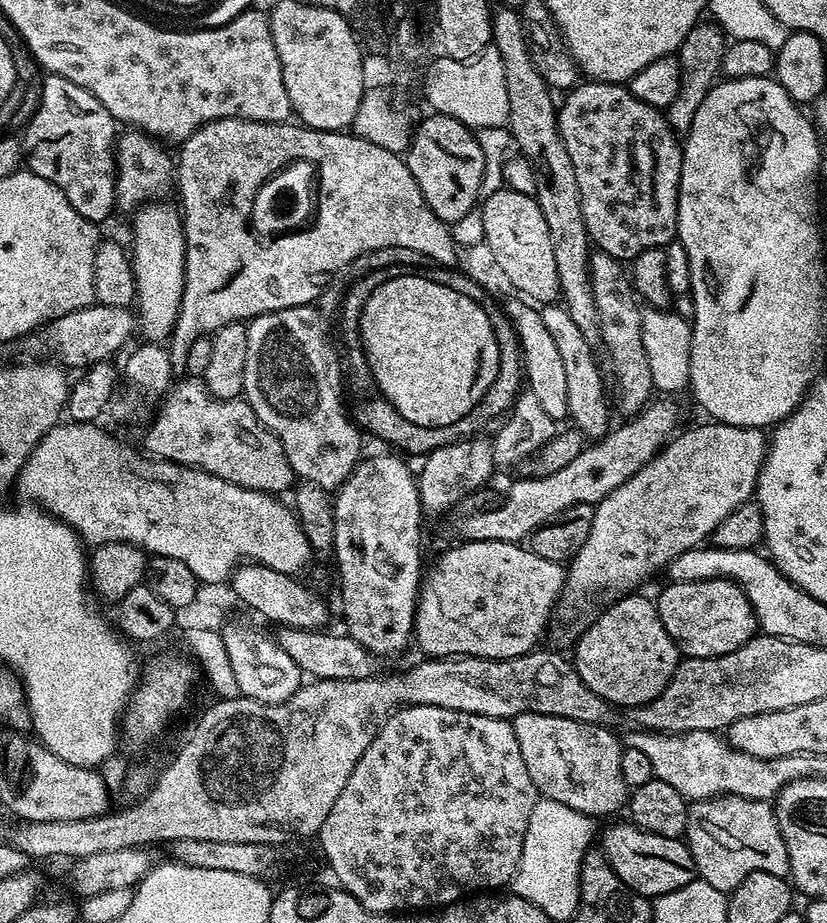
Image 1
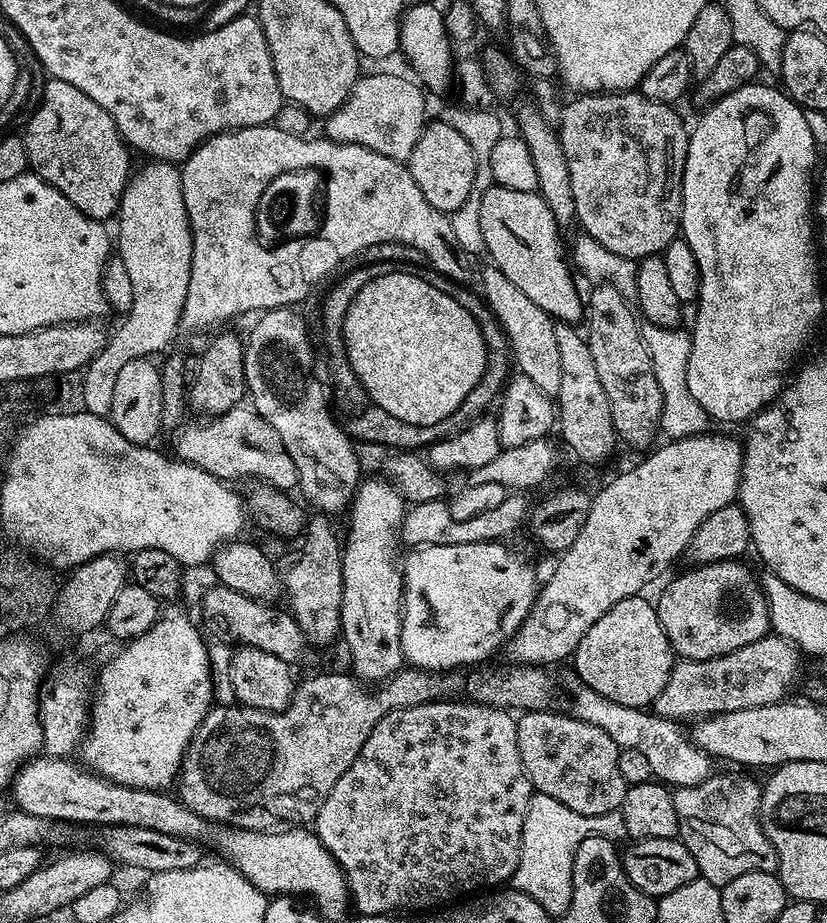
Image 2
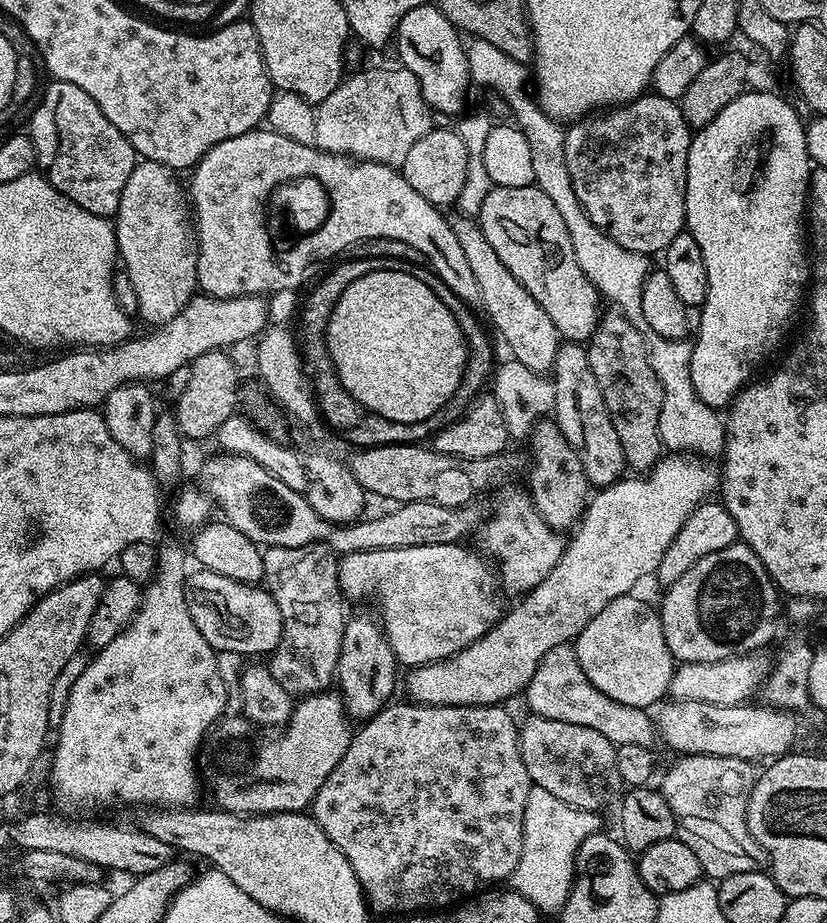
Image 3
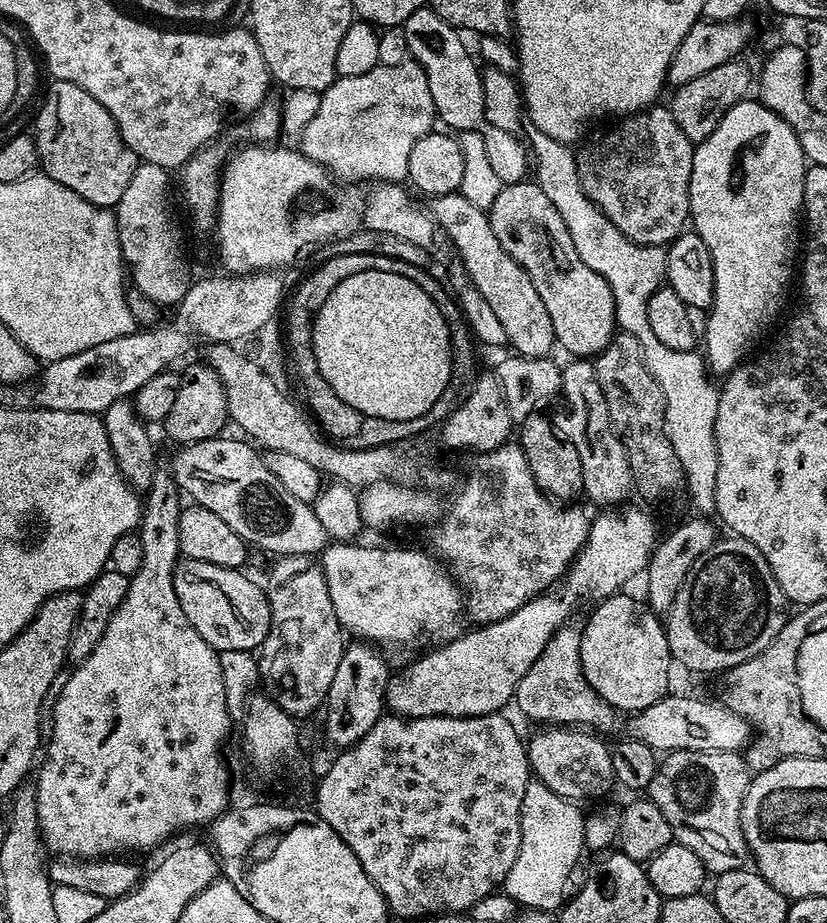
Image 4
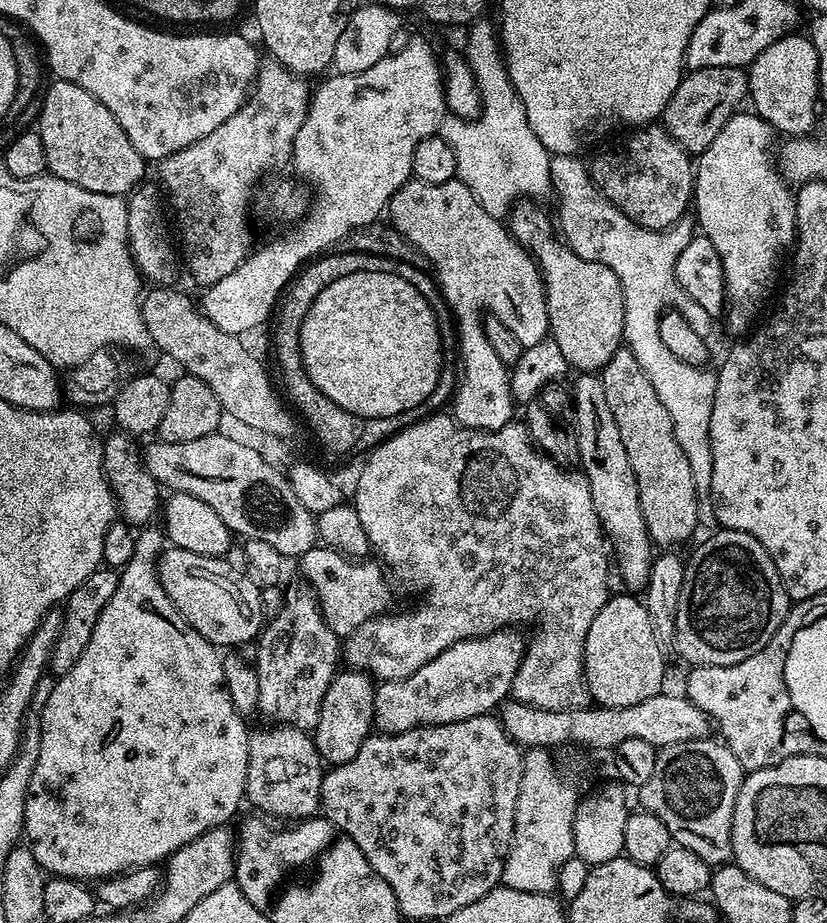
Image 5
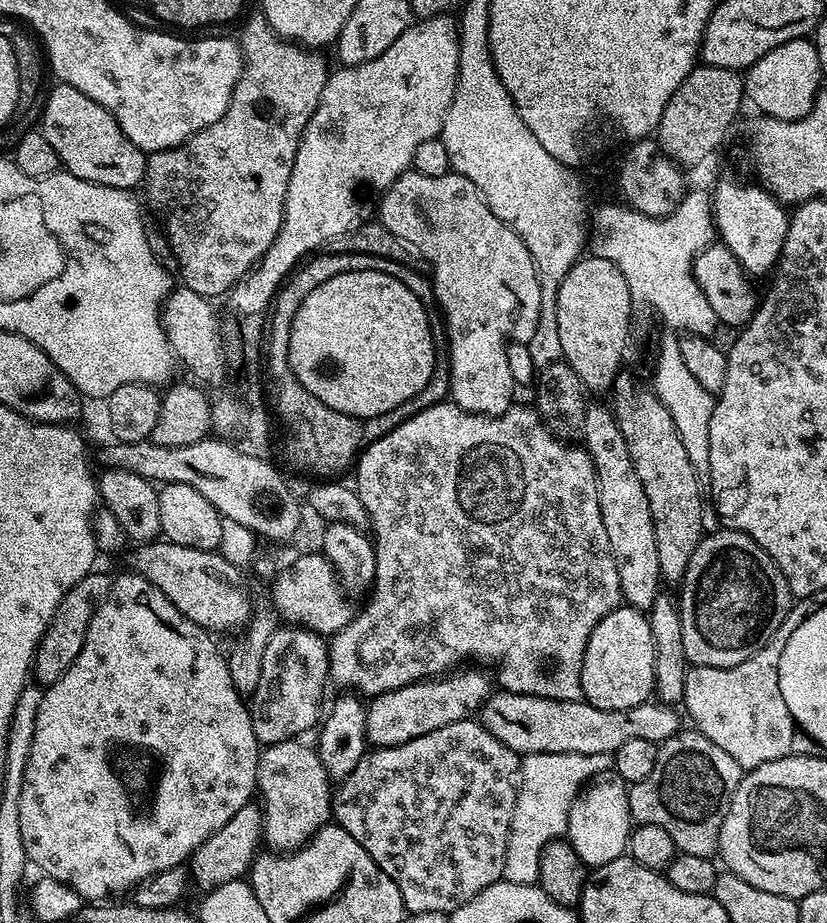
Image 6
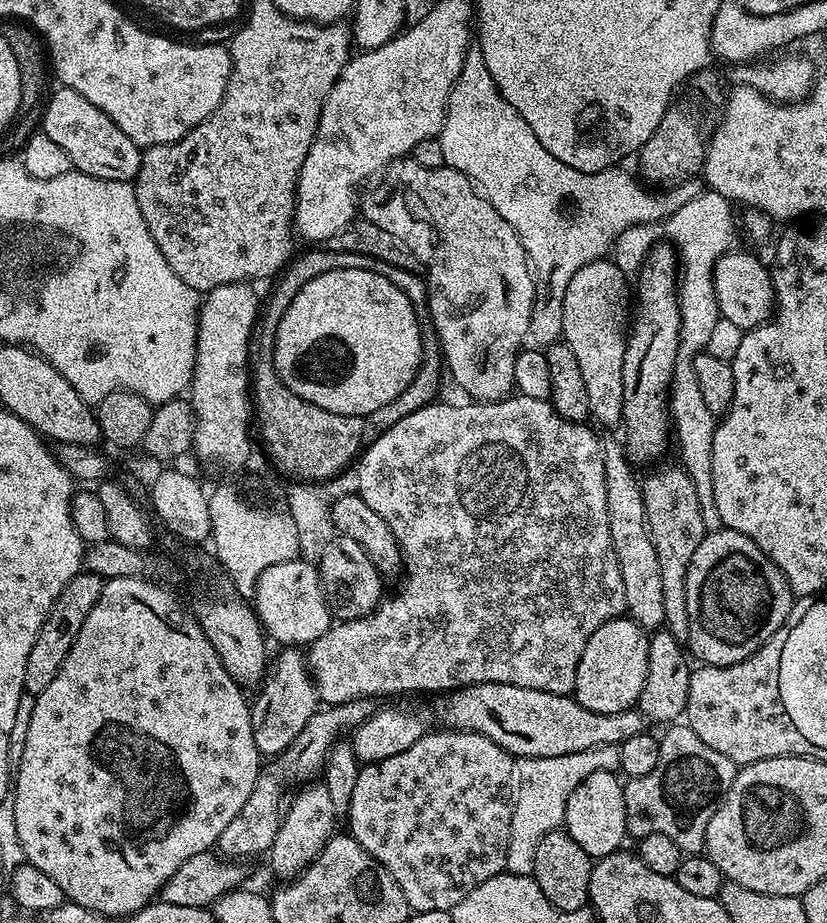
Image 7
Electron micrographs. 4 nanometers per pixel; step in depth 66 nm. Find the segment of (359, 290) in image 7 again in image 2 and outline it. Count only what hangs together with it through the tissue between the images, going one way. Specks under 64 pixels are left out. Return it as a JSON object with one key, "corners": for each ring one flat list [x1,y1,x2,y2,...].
{"corners":[[385,278,377,280,377,285,370,286,363,292,359,299,350,303,350,308,346,312,344,324,345,350,348,355,350,366,357,375,358,380,364,387,366,397,373,405,380,405,382,410,389,414,394,414,395,418,402,419,403,422,412,423,414,426,434,426,447,418,458,406,462,406,466,394,478,386,482,374,488,368,488,347,484,341,484,329,479,322,466,310,464,304,460,304,450,294,446,294,440,289,439,283,430,282,428,278]]}

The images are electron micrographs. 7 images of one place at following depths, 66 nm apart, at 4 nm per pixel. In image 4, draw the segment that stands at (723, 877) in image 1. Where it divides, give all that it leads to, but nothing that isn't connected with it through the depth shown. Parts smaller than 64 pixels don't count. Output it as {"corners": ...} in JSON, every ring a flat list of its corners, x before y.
{"corners":[[678,750,660,760,646,796,662,810,666,822,670,822,673,841,690,846,690,850,702,858,709,873,719,874,750,864,748,843,740,821,749,779,748,763,740,752]]}

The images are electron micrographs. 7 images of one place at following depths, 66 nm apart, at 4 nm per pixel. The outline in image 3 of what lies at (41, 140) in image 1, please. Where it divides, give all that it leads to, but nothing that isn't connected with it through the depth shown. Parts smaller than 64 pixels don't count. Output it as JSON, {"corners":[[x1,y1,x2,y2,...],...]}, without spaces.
{"corners":[[53,79,40,105,32,112,30,135,36,151,36,168,63,196,90,214,115,217,123,186,138,163,134,146,102,114,98,102,70,82]]}

